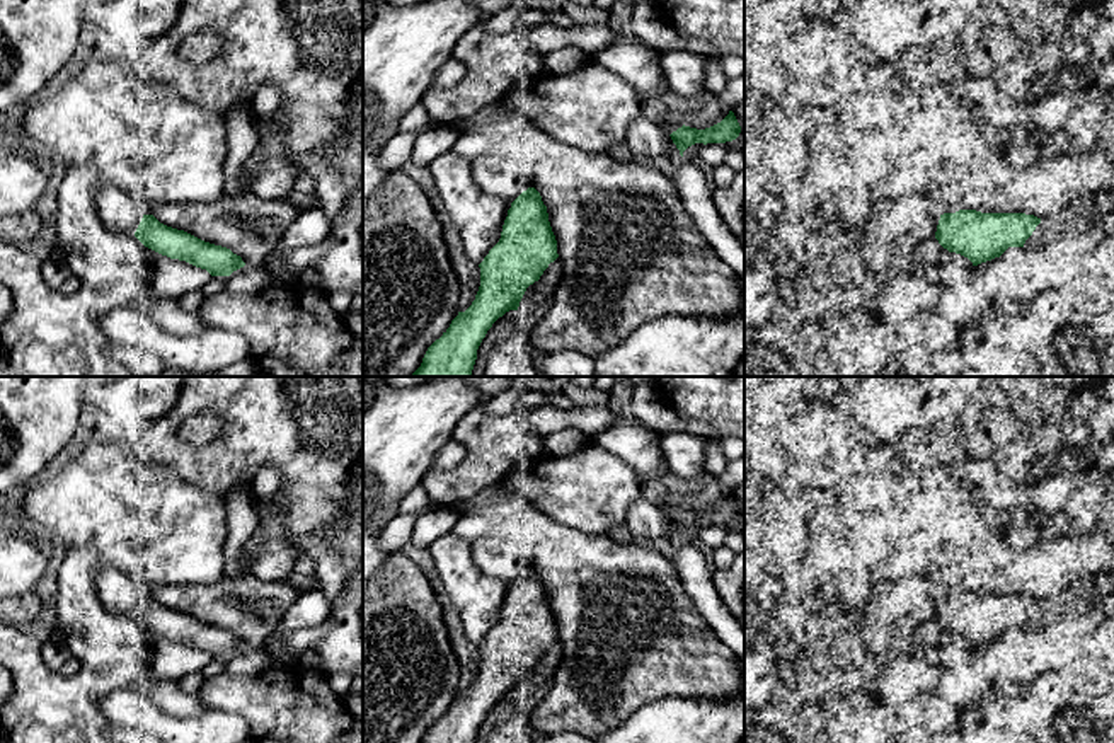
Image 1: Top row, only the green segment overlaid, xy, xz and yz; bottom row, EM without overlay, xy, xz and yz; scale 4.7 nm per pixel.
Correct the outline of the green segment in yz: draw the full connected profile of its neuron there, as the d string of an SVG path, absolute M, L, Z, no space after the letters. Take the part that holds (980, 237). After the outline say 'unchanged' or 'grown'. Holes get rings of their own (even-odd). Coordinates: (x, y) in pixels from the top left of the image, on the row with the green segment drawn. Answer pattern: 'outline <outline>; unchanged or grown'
outline M959 210L940 215L935 239L973 266L1000 257L1008 247L1024 247L1041 218L1025 213Z; unchanged

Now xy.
outline M143 215L135 237L148 249L170 259L186 261L206 269L211 276L230 276L245 266L230 249L204 242L184 230L160 223L153 215Z; unchanged

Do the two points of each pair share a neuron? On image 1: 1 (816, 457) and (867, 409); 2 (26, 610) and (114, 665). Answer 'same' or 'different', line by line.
1: different
2: different

